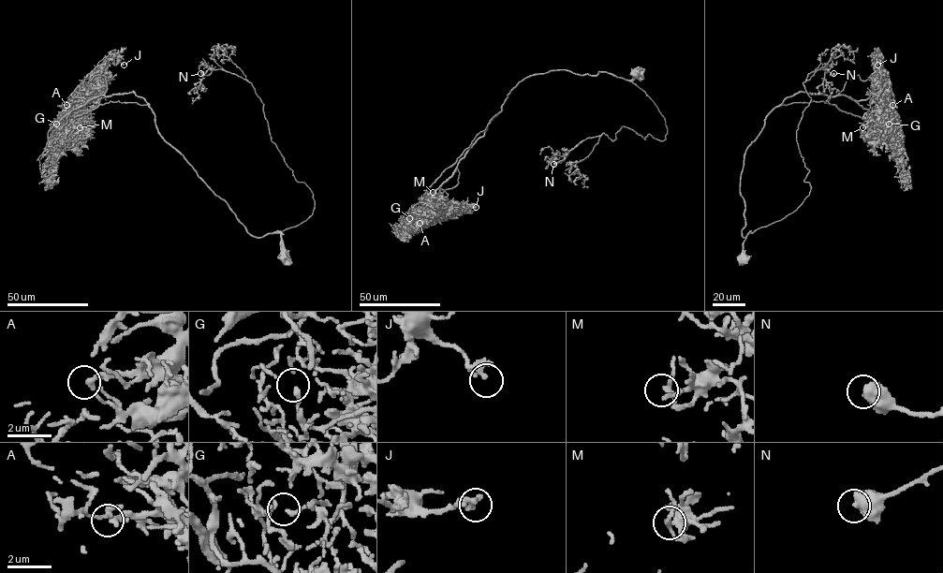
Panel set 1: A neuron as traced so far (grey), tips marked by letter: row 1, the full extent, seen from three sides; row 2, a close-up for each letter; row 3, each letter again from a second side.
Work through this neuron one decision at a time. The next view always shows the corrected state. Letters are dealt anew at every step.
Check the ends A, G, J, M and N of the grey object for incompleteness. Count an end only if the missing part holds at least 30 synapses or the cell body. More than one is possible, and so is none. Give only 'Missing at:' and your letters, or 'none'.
Missing at: none

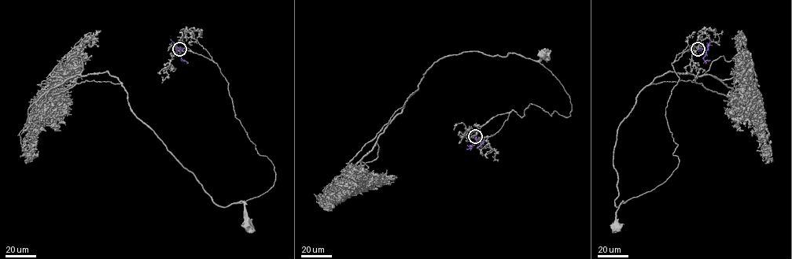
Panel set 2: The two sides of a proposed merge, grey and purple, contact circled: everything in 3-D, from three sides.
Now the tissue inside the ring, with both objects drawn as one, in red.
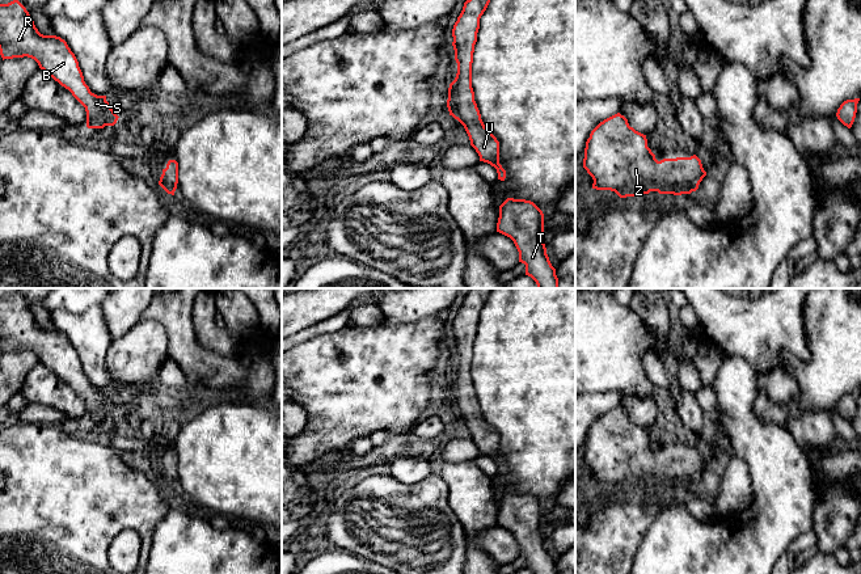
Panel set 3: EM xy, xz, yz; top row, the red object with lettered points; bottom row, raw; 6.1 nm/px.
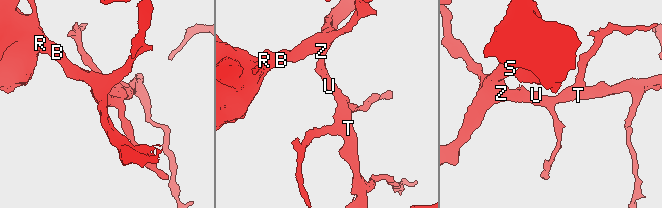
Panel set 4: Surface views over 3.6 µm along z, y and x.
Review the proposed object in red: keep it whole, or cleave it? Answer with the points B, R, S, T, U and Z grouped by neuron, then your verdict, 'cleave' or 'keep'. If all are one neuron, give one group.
groups B R S T U Z; keep

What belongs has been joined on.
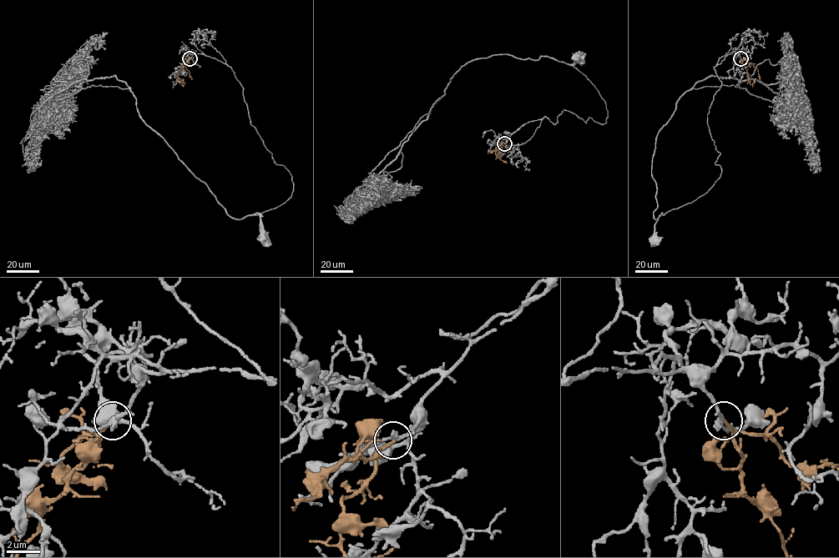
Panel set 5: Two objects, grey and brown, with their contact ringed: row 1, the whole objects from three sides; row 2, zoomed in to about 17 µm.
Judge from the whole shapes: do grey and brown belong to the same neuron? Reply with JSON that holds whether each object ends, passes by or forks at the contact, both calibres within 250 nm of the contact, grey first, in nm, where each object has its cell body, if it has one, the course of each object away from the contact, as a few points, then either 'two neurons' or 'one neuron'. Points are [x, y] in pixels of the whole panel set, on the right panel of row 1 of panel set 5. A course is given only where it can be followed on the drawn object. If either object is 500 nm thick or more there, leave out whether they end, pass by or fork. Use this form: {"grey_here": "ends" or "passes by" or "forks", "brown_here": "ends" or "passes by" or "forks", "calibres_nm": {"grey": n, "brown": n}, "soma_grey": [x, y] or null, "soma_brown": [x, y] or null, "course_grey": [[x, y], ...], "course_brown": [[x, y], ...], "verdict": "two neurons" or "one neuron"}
{"grey_here": "passes by", "brown_here": "ends", "calibres_nm": {"grey": 240, "brown": 180}, "soma_grey": [654, 239], "soma_brown": null, "course_grey": [[740, 58], [725, 54], [714, 67], [722, 83], [707, 123], [720, 178], [662, 213], [654, 238]], "course_brown": [[740, 58], [749, 82], [751, 84], [756, 78]], "verdict": "one neuron"}

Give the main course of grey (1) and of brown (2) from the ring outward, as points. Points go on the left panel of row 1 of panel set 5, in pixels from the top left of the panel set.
1: (189, 58), (202, 53), (231, 67), (243, 88), (250, 123), (292, 178), (290, 196), (256, 214), (263, 238)
2: (189, 58), (178, 76), (181, 84), (181, 78)

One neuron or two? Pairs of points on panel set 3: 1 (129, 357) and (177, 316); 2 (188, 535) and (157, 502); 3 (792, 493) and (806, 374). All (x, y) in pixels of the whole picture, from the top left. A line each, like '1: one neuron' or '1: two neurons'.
1: two neurons
2: two neurons
3: two neurons

